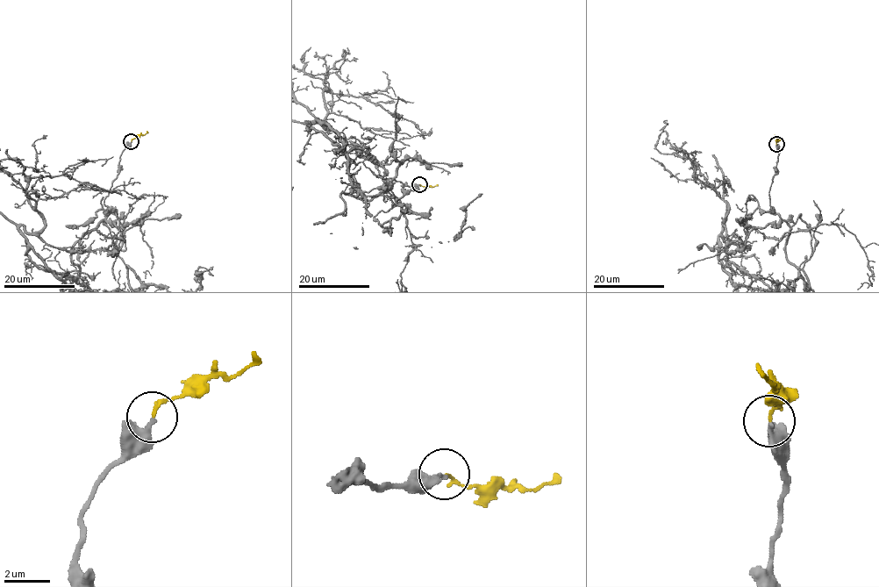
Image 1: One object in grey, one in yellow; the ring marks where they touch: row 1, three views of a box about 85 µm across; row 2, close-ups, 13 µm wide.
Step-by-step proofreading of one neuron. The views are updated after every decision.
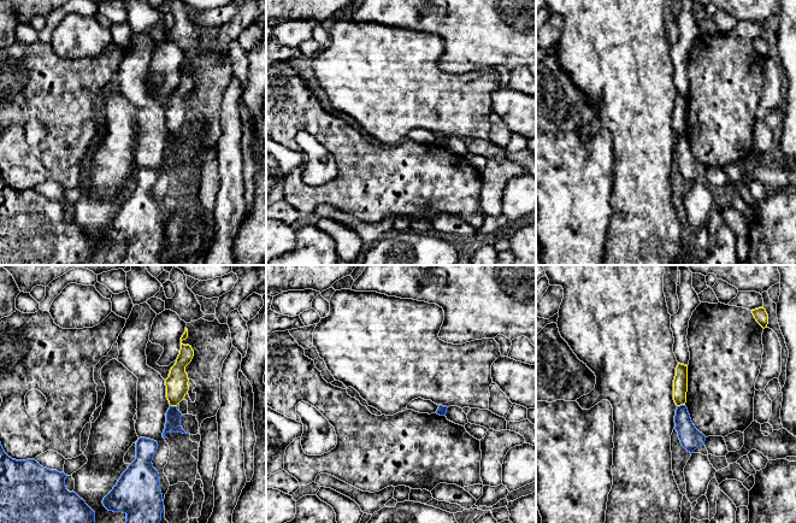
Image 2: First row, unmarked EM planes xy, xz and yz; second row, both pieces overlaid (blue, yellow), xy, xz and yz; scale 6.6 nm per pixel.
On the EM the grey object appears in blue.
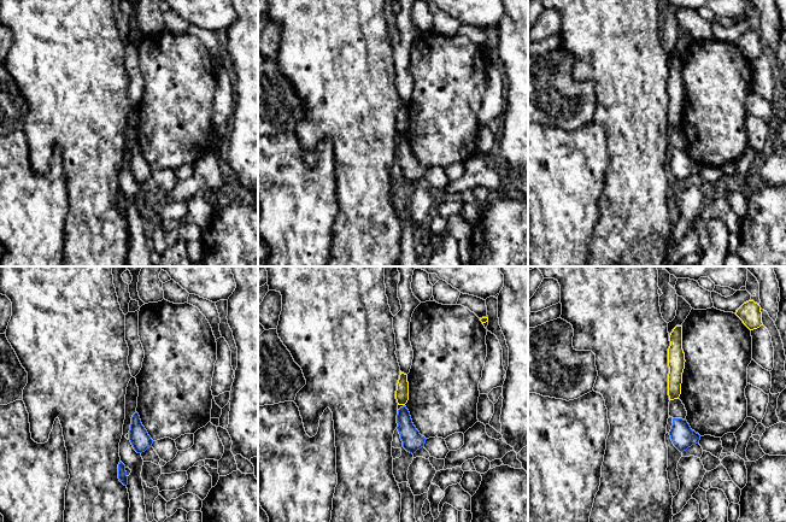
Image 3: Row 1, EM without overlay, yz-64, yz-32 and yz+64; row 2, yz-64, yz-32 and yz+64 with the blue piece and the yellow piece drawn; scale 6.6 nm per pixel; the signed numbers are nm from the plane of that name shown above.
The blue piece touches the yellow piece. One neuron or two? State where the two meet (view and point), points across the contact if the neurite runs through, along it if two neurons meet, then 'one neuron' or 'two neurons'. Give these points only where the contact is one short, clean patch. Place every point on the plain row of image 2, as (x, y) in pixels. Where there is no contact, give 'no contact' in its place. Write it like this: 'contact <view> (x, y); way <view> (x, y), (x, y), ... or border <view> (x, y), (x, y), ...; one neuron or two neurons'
contact yz (680, 135); border yz (684, 134), (677, 136); two neurons

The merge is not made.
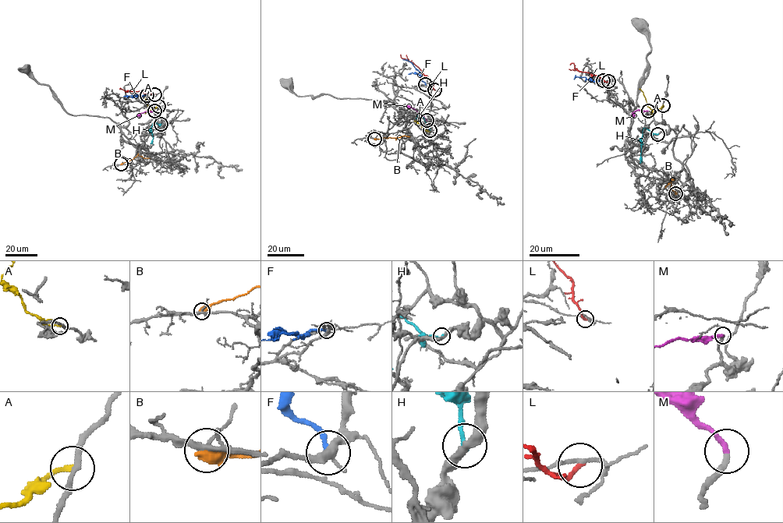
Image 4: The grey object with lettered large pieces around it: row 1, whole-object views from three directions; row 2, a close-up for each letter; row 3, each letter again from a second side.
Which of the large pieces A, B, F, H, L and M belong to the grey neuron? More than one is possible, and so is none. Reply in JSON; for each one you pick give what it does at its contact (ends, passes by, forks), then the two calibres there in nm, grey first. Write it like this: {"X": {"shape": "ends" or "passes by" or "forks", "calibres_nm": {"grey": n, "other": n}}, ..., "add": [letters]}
{"M": {"shape": "ends", "calibres_nm": {"grey": 240, "other": 240}}, "add": ["M"]}

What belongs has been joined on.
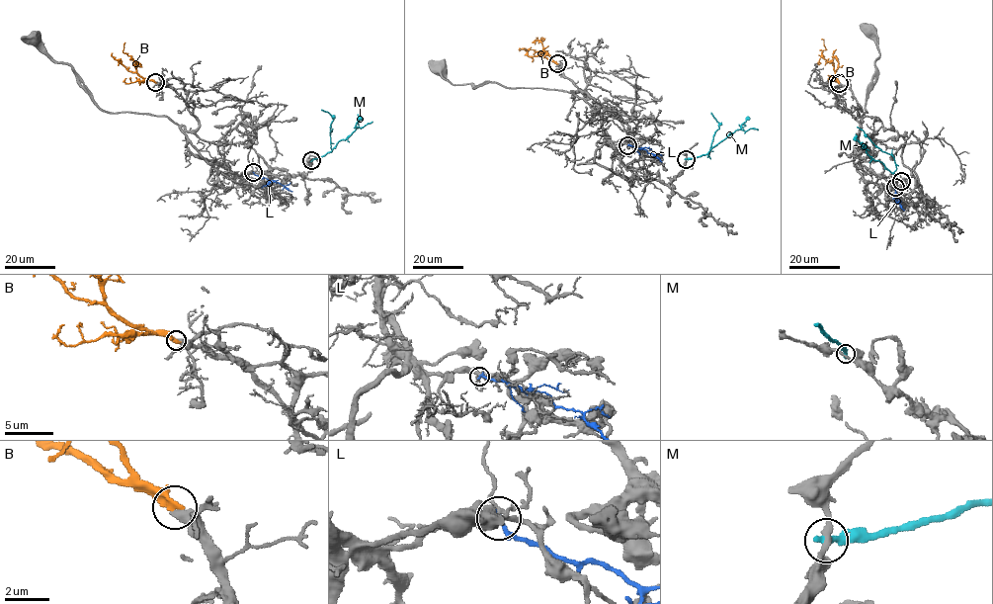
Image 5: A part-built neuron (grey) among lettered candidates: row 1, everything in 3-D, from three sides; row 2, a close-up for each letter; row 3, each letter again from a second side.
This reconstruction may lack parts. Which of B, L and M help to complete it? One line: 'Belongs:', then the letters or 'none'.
Belongs: B

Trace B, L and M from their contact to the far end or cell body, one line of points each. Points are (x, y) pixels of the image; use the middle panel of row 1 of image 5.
B: (556, 63), (541, 55), (541, 42), (533, 43), (537, 38)
L: (627, 144), (645, 149), (662, 161)
M: (686, 159), (707, 154), (707, 157), (713, 134), (719, 127), (710, 113)

